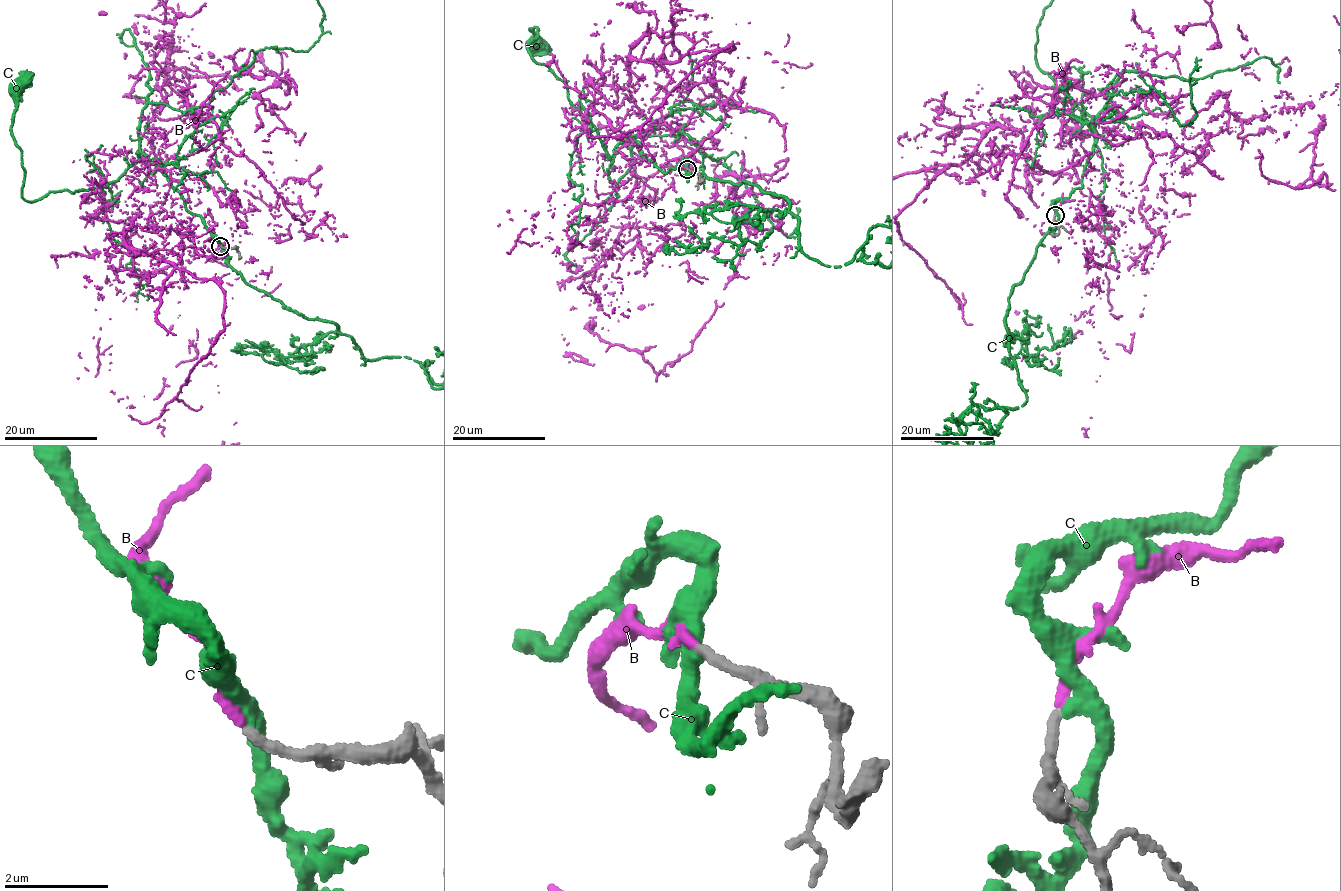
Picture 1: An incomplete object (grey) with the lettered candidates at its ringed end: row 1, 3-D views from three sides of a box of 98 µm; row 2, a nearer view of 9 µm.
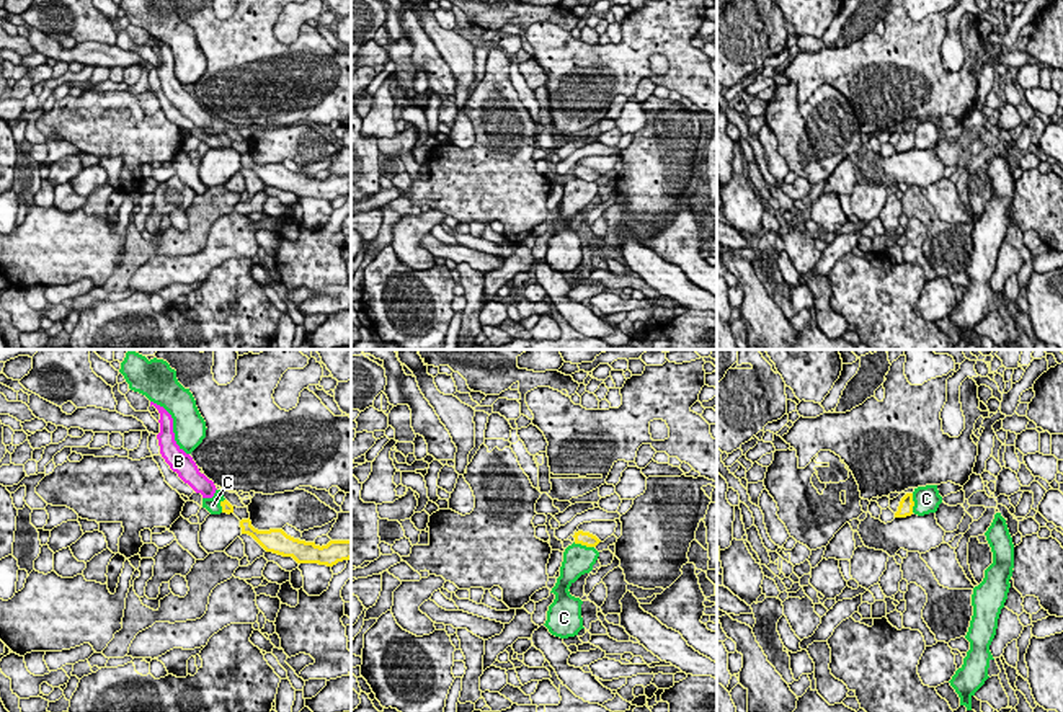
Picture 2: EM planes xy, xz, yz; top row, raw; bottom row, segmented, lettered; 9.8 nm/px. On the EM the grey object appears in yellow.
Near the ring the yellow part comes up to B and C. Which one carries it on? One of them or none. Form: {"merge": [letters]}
{"merge": ["B"]}

